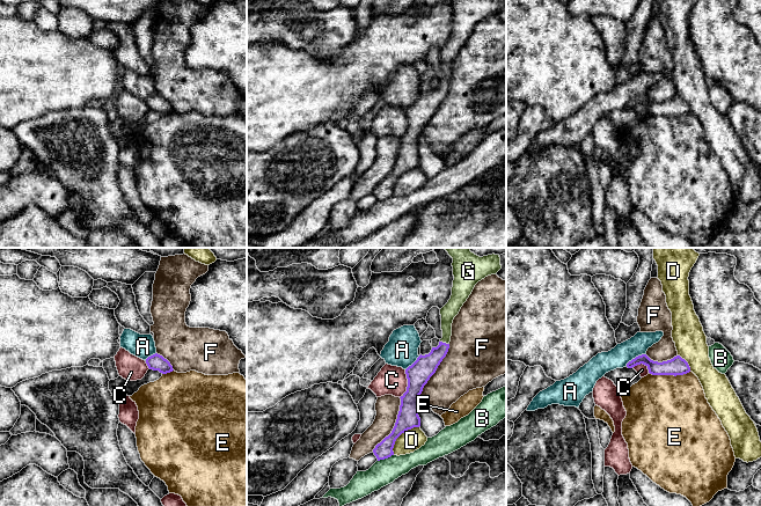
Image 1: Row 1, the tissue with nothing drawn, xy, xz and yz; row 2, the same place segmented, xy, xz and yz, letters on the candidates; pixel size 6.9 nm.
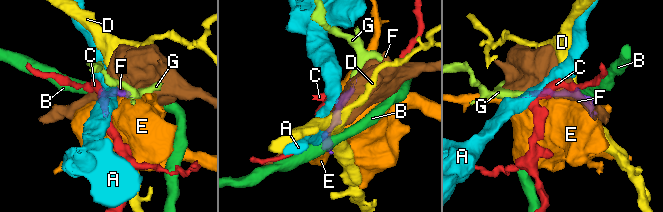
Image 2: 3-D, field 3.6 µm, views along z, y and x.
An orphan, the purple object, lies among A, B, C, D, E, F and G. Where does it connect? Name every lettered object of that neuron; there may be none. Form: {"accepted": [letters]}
{"accepted": ["G"]}

